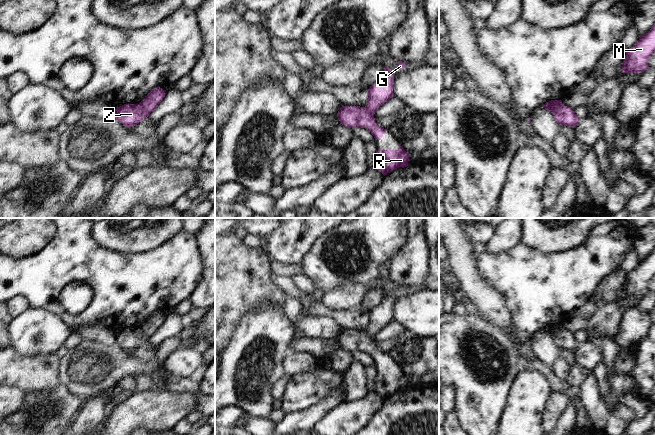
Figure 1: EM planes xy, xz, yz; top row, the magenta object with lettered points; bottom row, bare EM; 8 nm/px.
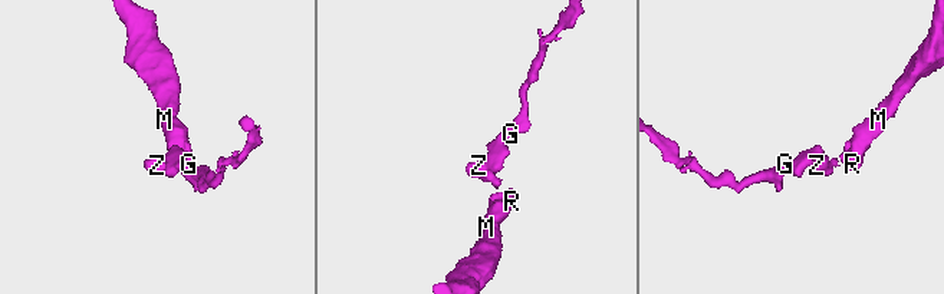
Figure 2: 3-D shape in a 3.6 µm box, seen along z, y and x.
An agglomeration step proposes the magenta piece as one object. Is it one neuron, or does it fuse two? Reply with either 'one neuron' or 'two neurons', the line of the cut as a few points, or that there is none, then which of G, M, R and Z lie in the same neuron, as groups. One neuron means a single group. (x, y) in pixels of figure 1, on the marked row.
two neurons; cut xy (139, 103), (142, 114), (145, 117); groups G / M R Z

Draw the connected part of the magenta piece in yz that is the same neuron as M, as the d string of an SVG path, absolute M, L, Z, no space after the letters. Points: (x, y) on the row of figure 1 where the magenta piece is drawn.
M655 23L651 30L639 36L639 40L631 48L626 50L626 55L621 63L621 73L644 72L648 66L648 61L655 51Z

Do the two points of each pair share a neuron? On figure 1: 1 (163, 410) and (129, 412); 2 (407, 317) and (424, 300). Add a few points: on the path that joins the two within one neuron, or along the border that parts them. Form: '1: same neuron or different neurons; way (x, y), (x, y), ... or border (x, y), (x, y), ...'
1: same neuron; way (155, 410), (137, 411)
2: same neuron; way (411, 313), (420, 304)

